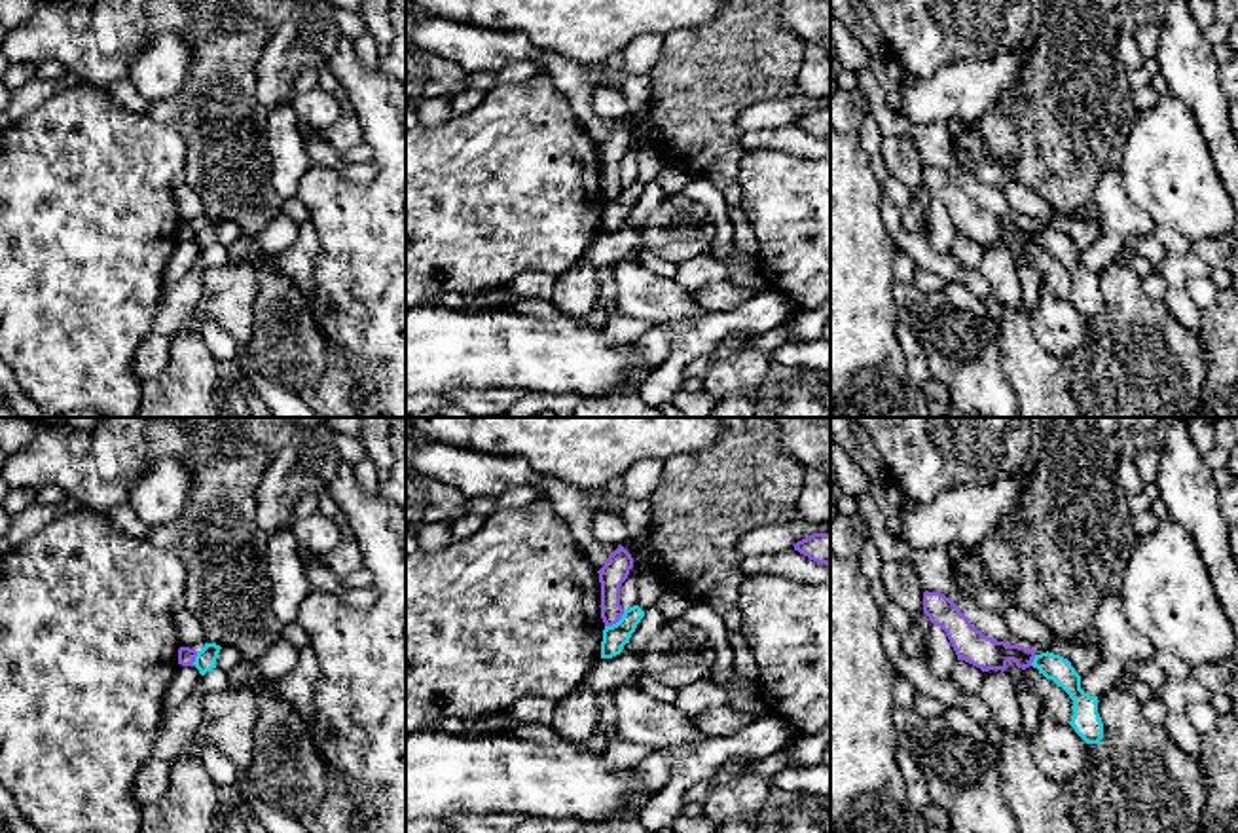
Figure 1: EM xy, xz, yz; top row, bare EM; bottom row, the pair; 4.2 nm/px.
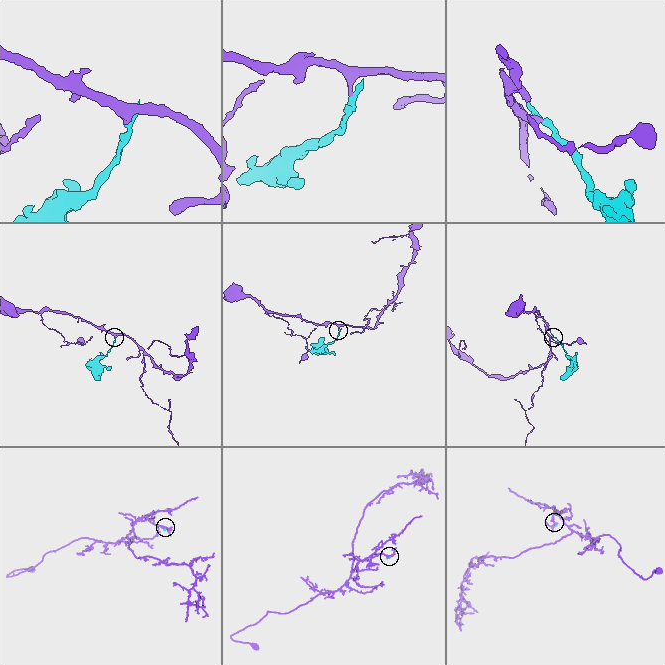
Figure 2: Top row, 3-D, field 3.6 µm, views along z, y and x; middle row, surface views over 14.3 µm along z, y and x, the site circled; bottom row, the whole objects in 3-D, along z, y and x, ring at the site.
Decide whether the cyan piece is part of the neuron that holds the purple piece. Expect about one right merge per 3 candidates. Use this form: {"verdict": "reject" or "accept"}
{"verdict": "reject"}

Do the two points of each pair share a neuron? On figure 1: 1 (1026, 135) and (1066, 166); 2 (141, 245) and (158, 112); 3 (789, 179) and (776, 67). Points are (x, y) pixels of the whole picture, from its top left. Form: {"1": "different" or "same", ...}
{"1": "same", "2": "different", "3": "different"}

